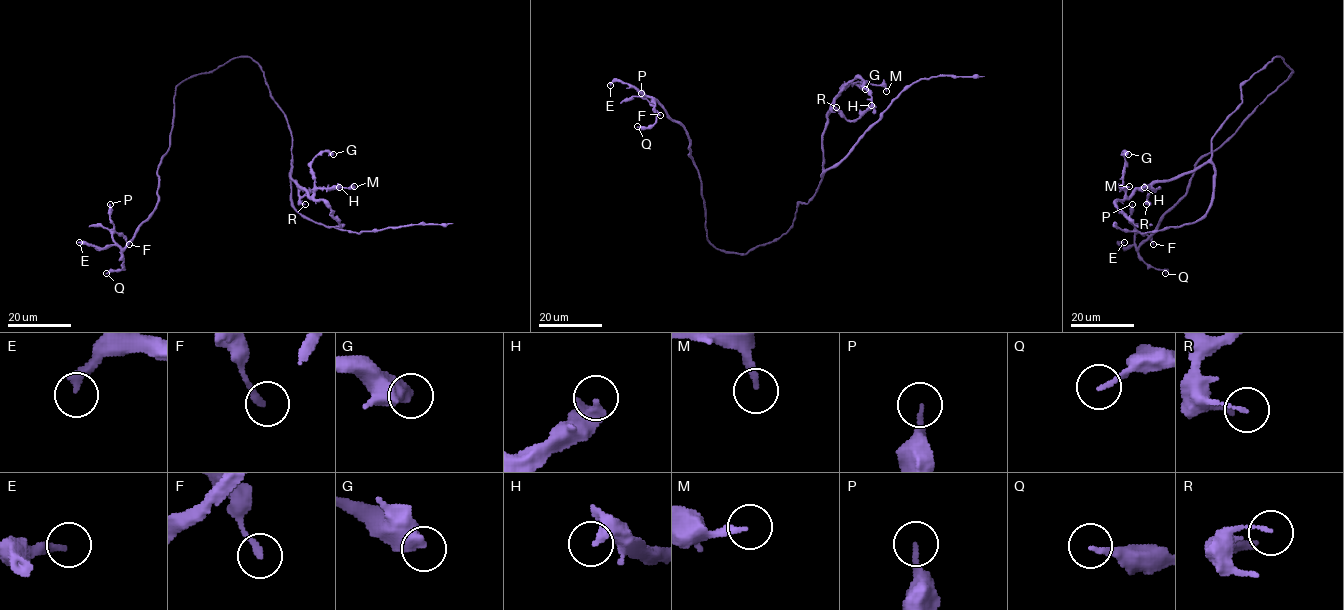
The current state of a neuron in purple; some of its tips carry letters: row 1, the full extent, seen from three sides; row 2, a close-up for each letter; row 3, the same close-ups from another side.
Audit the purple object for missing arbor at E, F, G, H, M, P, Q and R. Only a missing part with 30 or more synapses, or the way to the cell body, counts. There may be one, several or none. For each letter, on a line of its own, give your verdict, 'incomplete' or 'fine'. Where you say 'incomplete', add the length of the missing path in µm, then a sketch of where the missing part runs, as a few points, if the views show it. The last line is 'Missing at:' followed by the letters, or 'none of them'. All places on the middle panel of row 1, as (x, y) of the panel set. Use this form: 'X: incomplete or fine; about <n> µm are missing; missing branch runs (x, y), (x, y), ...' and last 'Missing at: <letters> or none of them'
E: fine
F: fine
G: fine
H: fine
M: fine
P: fine
Q: fine
R: fine
Missing at: none of them

